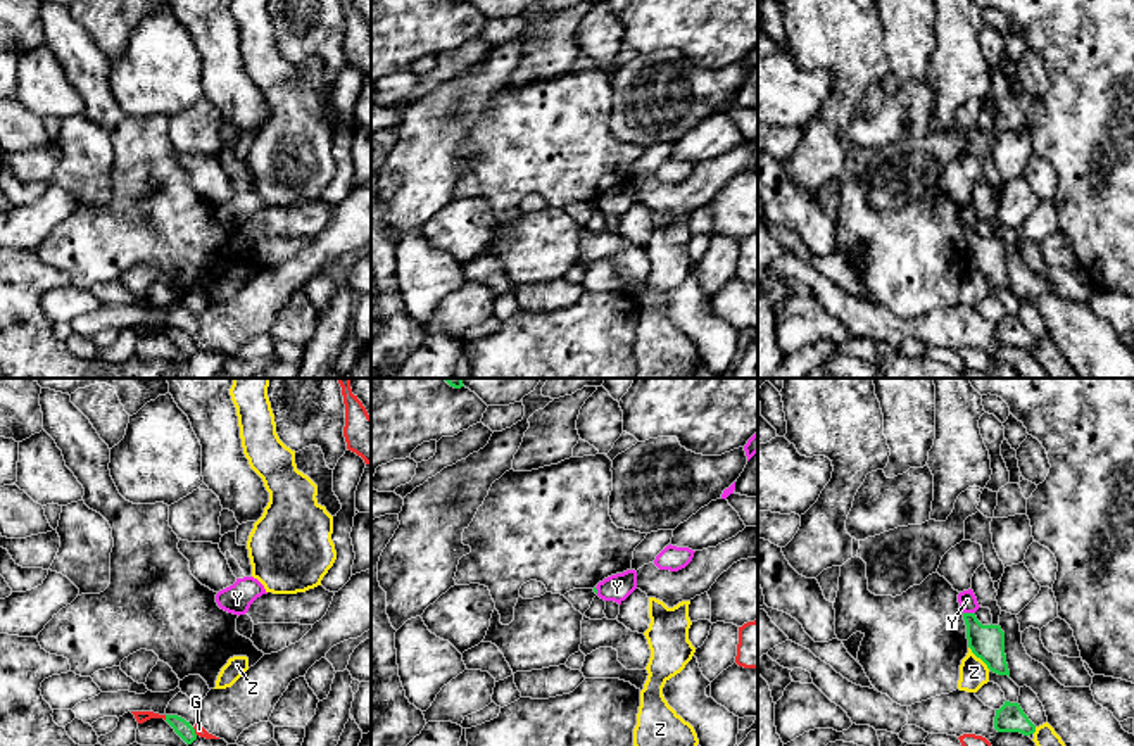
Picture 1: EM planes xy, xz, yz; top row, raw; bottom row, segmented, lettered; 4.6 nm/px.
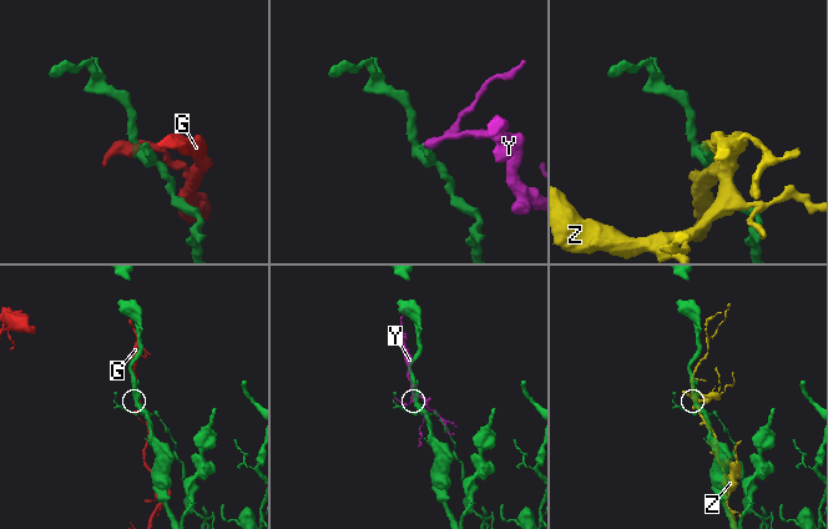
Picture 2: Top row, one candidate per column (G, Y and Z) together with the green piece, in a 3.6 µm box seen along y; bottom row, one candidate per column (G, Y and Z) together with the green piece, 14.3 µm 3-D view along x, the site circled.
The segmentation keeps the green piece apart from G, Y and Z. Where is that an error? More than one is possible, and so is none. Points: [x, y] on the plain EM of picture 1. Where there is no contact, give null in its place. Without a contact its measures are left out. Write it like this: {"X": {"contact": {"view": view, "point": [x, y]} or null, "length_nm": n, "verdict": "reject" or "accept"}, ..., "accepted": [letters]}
{"G": {"contact": {"view": "xy", "point": [194, 344]}, "length_nm": 50, "verdict": "reject"}, "Y": {"contact": {"view": "yz", "point": [969, 227]}, "length_nm": 60, "verdict": "reject"}, "Z": {"contact": {"view": "yz", "point": [979, 270]}, "length_nm": 150, "verdict": "reject"}, "accepted": []}

